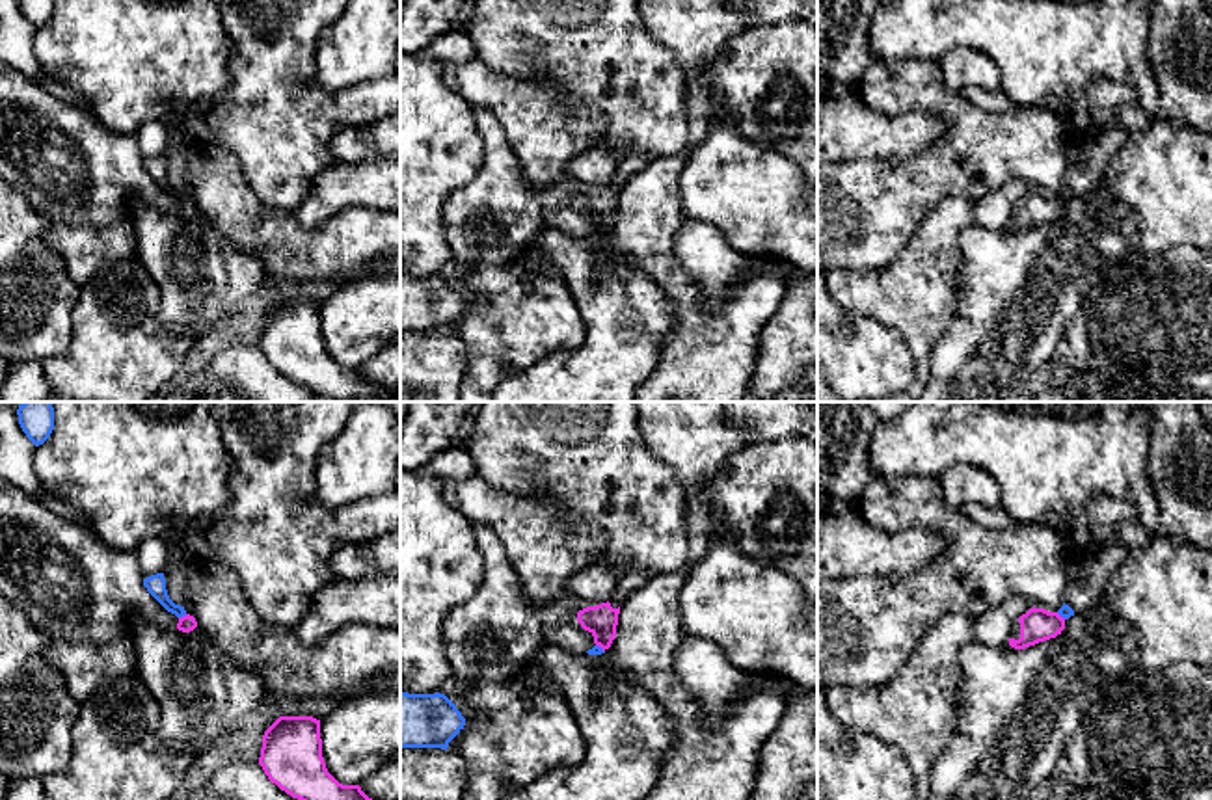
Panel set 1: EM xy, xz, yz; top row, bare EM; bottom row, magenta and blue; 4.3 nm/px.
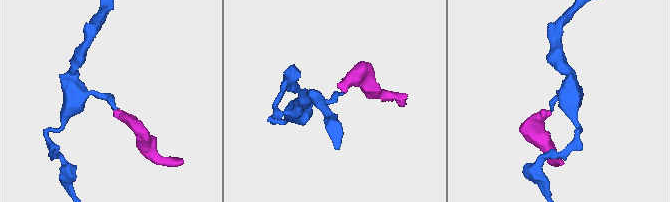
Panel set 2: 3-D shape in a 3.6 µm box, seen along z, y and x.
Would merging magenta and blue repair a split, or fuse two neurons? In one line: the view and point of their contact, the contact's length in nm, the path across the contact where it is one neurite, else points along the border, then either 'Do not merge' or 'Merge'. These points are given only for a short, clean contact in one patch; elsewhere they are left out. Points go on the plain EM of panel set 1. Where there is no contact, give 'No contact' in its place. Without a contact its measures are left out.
Touches magenta at xy (183, 200). Shared border 40 nm. Boundary: xy (187, 198), (179, 201). Do not merge

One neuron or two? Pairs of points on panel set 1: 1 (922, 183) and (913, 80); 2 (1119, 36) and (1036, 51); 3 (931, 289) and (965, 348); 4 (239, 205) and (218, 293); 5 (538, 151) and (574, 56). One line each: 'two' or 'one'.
1: one
2: one
3: two
4: two
5: two

